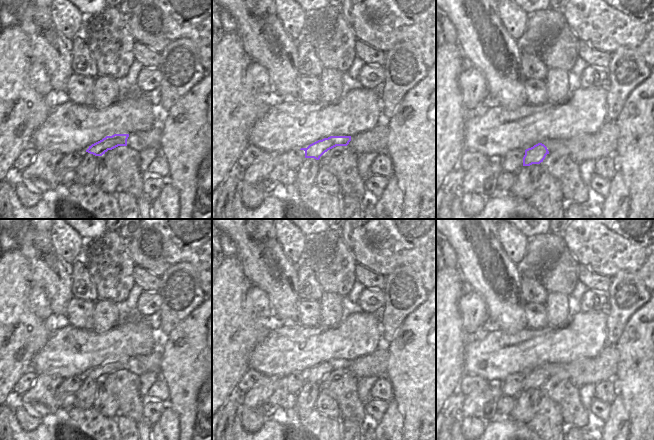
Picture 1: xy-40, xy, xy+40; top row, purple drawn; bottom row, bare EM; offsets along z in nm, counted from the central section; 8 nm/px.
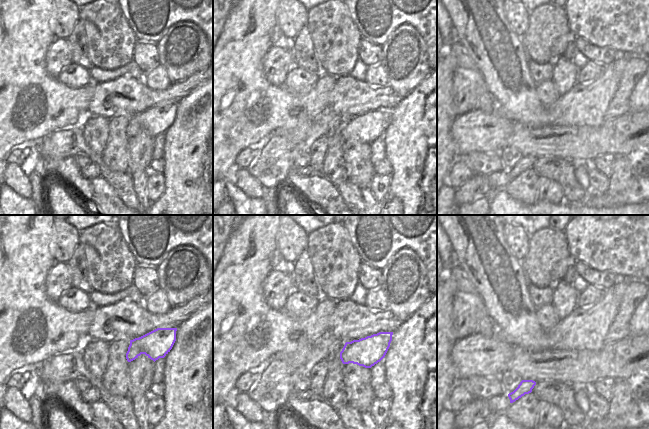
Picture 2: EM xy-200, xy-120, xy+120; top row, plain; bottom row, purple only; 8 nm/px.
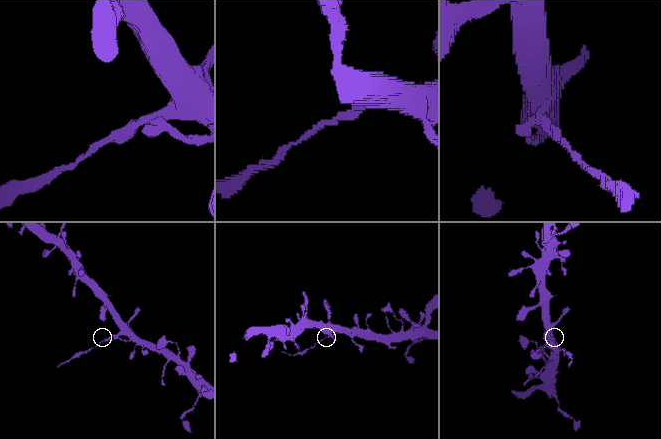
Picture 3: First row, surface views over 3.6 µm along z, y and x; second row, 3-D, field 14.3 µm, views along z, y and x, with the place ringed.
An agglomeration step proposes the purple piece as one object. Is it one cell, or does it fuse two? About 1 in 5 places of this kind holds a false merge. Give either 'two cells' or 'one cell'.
two cells

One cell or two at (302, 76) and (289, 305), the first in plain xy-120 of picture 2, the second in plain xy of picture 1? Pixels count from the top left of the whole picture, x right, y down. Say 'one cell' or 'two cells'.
two cells

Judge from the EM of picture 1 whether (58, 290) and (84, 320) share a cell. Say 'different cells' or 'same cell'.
different cells

